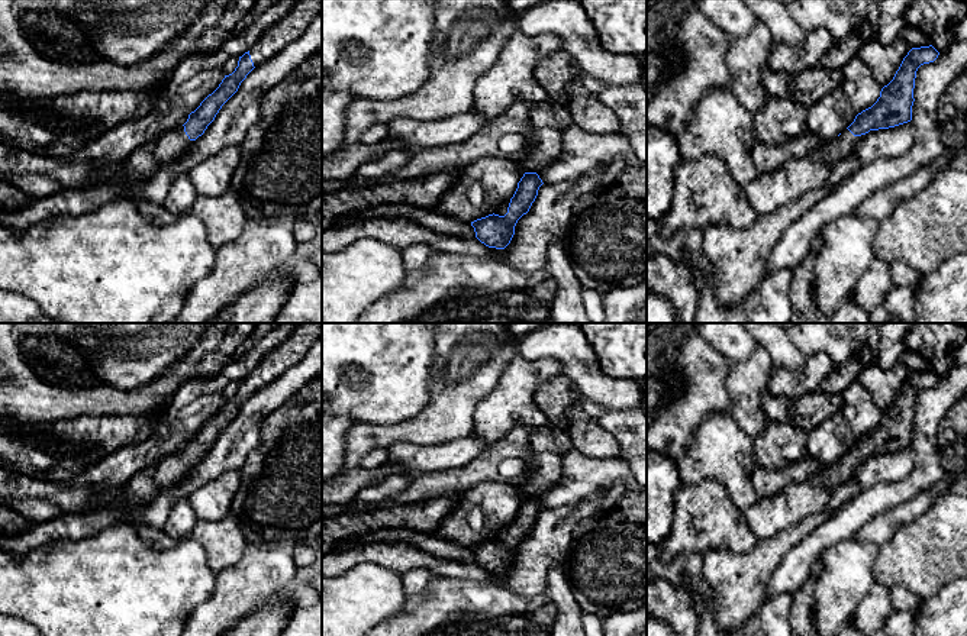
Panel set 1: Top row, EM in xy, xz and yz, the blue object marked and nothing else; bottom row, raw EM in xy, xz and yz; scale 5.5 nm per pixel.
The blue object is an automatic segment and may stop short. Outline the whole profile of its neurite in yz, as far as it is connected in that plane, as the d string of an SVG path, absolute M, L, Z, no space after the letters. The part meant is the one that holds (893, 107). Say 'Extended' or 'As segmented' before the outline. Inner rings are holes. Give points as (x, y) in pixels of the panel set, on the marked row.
Extended. M932 45L912 48L893 80L881 88L877 101L858 113L838 138L828 143L821 142L809 156L832 167L850 154L870 130L889 129L910 122L916 71L921 65L934 62L938 55L939 52Z

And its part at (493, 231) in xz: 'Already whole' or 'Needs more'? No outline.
Needs more

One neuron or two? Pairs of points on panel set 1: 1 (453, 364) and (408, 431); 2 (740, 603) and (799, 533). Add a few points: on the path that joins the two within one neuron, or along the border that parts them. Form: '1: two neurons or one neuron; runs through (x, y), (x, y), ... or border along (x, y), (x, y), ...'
1: one neuron; runs through (453, 383), (453, 394), (426, 420)
2: one neuron; runs through (741, 584), (780, 545)

